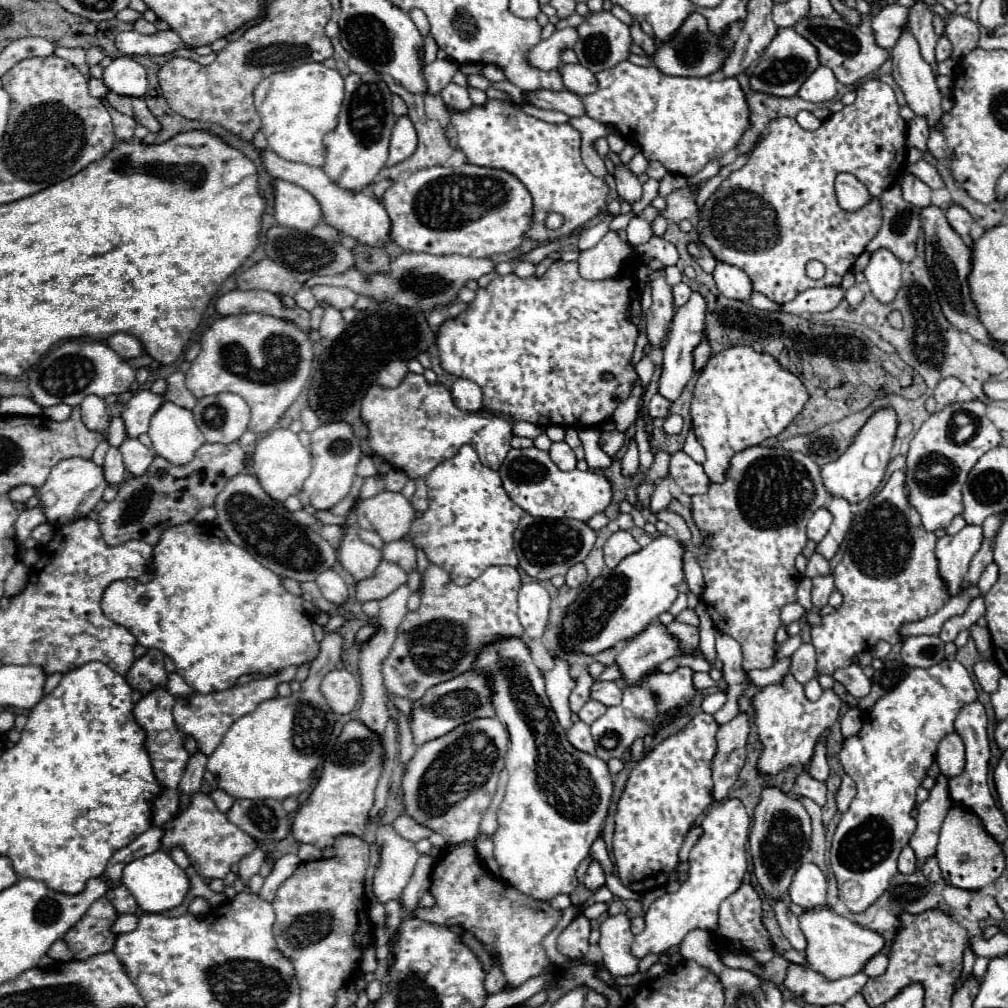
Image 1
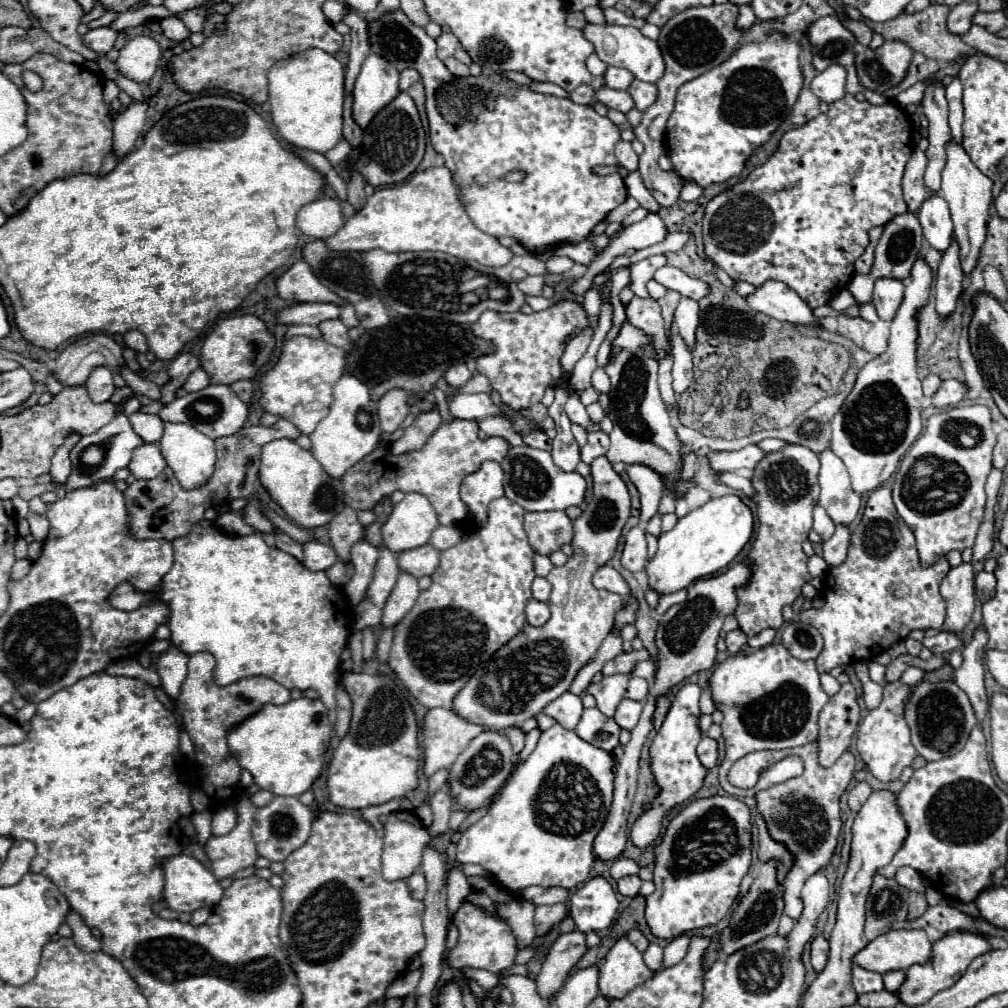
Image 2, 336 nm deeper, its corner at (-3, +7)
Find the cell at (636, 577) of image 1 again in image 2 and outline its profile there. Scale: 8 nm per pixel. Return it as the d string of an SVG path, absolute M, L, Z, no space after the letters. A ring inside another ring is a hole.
M736 495L710 499L706 505L690 511L678 523L658 537L658 551L646 565L648 585L658 595L686 589L692 581L712 575L726 567L750 541L754 529L752 511Z

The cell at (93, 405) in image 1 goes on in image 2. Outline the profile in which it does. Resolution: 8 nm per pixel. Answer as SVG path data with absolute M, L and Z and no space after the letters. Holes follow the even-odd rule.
M96 367L90 373L90 379L86 383L88 395L94 403L106 403L112 393L114 393L114 383L112 383L112 371L108 367Z

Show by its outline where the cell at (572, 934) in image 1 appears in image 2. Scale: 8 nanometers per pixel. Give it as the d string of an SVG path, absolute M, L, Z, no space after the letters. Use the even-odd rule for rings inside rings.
M582 931L558 935L546 955L546 961L542 963L540 975L536 977L538 993L544 999L554 997L554 993L564 985L568 971L584 957L586 949L586 935Z

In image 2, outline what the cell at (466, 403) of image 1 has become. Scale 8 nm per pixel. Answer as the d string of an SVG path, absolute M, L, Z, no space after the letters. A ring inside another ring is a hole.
M454 365L446 371L446 381L450 387L464 387L470 379L472 379L472 373L468 371L466 365Z

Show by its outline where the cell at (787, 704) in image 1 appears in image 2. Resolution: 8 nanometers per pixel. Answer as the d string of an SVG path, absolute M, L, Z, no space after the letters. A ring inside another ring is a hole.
M768 645L750 655L738 653L714 667L710 691L716 709L722 709L722 735L726 739L726 757L720 765L720 785L728 795L754 797L760 787L740 791L730 785L728 771L744 755L760 749L790 749L816 741L818 713L830 699L820 685L814 661L794 659L784 645Z

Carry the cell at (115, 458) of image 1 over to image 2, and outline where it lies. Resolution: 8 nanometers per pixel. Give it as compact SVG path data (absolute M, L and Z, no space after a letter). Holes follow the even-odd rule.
M136 411L134 415L130 415L130 423L132 429L136 431L136 435L144 441L144 443L156 443L162 437L162 421L156 415L146 415Z

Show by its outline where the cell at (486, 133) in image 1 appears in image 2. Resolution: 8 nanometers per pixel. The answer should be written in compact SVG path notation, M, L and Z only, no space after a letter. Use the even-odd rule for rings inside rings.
M402 9L388 11L380 19L368 21L368 39L370 39L372 51L378 53L380 57L388 59L396 69L402 69L406 65L406 67L412 67L412 69L416 69L420 73L422 83L424 83L424 89L426 89L426 113L428 113L428 123L430 123L430 141L432 141L432 147L438 153L444 155L446 167L454 173L454 179L464 187L464 189L460 189L460 195L466 201L466 211L468 211L470 219L474 221L474 225L478 229L482 229L484 233L494 235L494 237L516 237L528 251L554 249L556 245L562 245L562 243L580 243L594 229L594 225L598 225L606 217L608 211L612 211L614 207L618 207L618 203L622 203L626 199L628 193L622 187L622 177L620 175L596 175L594 173L594 167L596 165L616 165L618 163L616 157L614 157L614 145L620 139L620 131L618 131L618 127L608 117L598 115L592 107L588 107L588 105L576 105L570 99L558 99L558 97L550 97L550 95L538 95L538 93L530 91L528 87L516 85L516 83L512 83L512 81L508 81L508 79L504 79L500 75L480 75L480 77L468 77L468 79L458 79L458 77L450 75L450 71L446 69L446 65L436 57L436 41L432 37L428 37L428 33L424 31L424 27L414 25L404 15ZM444 115L454 117L458 123L446 121ZM510 171L522 171L524 173L524 179L520 183L506 181L504 175L510 173ZM500 181L502 181L502 189L496 189L494 185L498 185ZM478 185L486 185L486 187L492 187L492 189L476 189Z

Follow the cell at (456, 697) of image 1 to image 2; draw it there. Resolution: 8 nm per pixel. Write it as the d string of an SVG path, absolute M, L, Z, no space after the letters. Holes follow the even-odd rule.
M606 455L594 459L590 467L594 495L584 513L574 519L574 555L566 565L554 567L546 577L552 585L548 599L552 617L540 629L524 625L522 633L498 649L492 659L482 665L482 671L476 671L458 691L452 711L470 723L506 729L536 717L570 687L578 669L594 657L604 637L612 631L614 615L622 609L622 597L596 589L592 575L616 551L622 527L630 517L630 495L624 479L614 471Z

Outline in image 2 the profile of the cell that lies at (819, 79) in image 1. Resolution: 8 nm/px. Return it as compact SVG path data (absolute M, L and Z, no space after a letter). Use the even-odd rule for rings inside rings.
M834 63L834 65L826 67L824 71L820 71L820 73L812 79L810 89L814 91L814 95L816 95L820 101L834 103L834 101L838 101L838 99L842 99L842 97L846 95L844 85L846 85L846 67Z

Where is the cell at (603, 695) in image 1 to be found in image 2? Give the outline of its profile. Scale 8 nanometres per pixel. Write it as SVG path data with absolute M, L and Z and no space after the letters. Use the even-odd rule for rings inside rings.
M632 677L626 689L626 697L634 699L634 701L644 701L648 695L648 681L640 679L640 677Z

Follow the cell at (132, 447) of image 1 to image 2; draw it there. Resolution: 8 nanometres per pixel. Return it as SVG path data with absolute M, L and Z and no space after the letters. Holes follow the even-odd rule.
M144 443L136 447L132 453L132 461L128 465L130 473L136 479L154 479L162 473L164 467L166 467L166 461L156 443Z

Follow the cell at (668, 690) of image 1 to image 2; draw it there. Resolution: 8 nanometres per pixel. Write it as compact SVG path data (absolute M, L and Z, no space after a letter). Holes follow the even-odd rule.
M584 709L576 733L588 743L604 751L612 751L618 745L620 725L612 717L602 715L598 709Z

